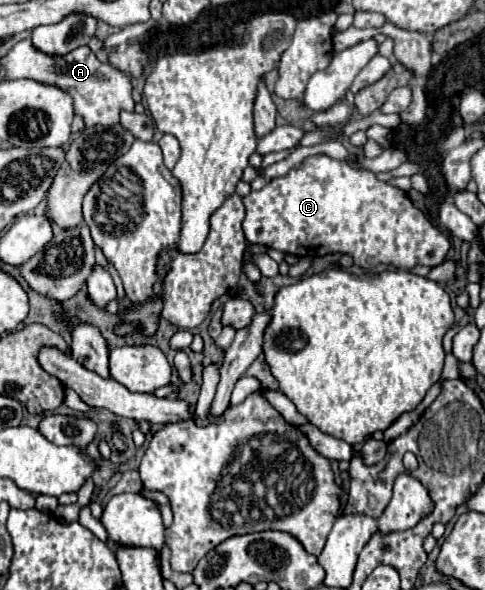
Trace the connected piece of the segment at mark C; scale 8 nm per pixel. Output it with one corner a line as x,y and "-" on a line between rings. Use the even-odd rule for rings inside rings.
310,156
286,176
270,180
262,190
250,192
242,198
246,206
244,236
250,244
276,248
298,258
316,258
324,254
350,254
360,268
374,268
378,264
394,264
402,270
412,266
442,264
450,242
434,228
428,218
410,202
408,194
396,186
380,182
370,170
354,170
346,162
328,156

